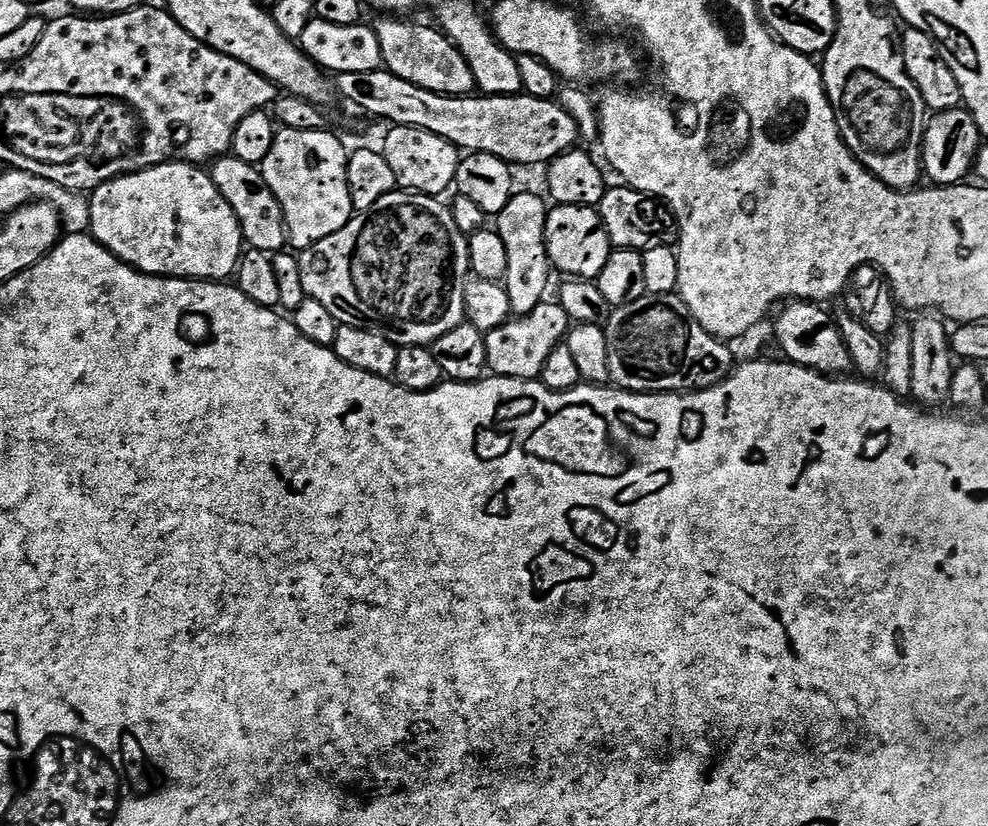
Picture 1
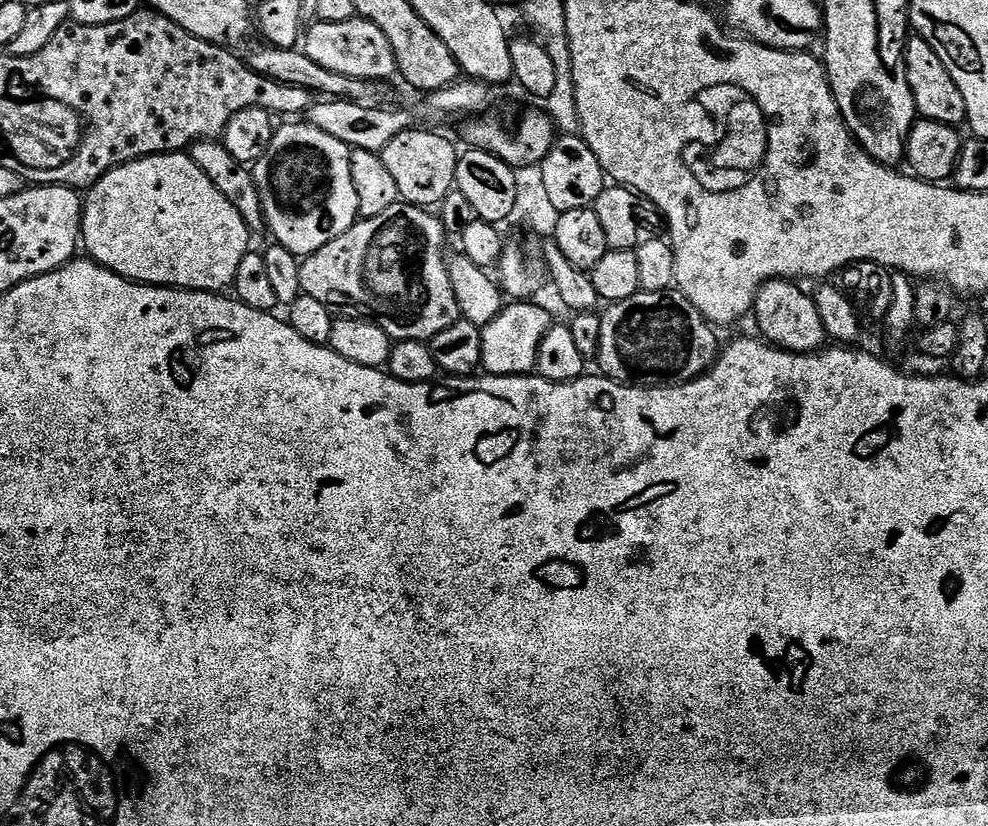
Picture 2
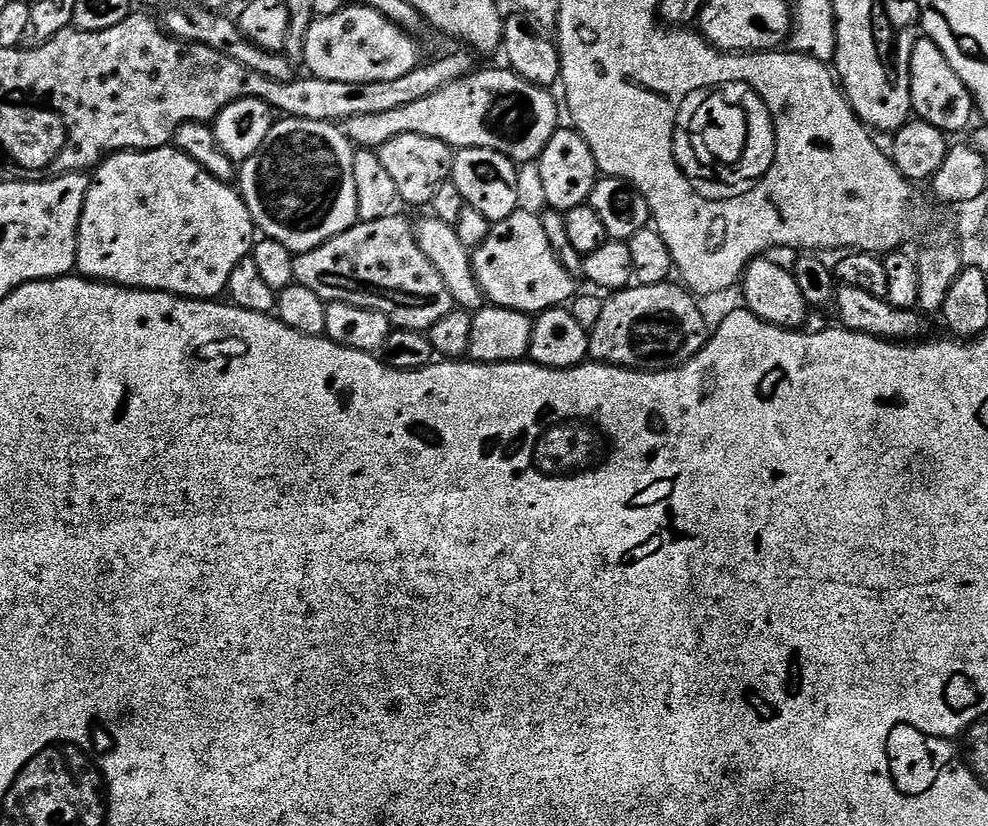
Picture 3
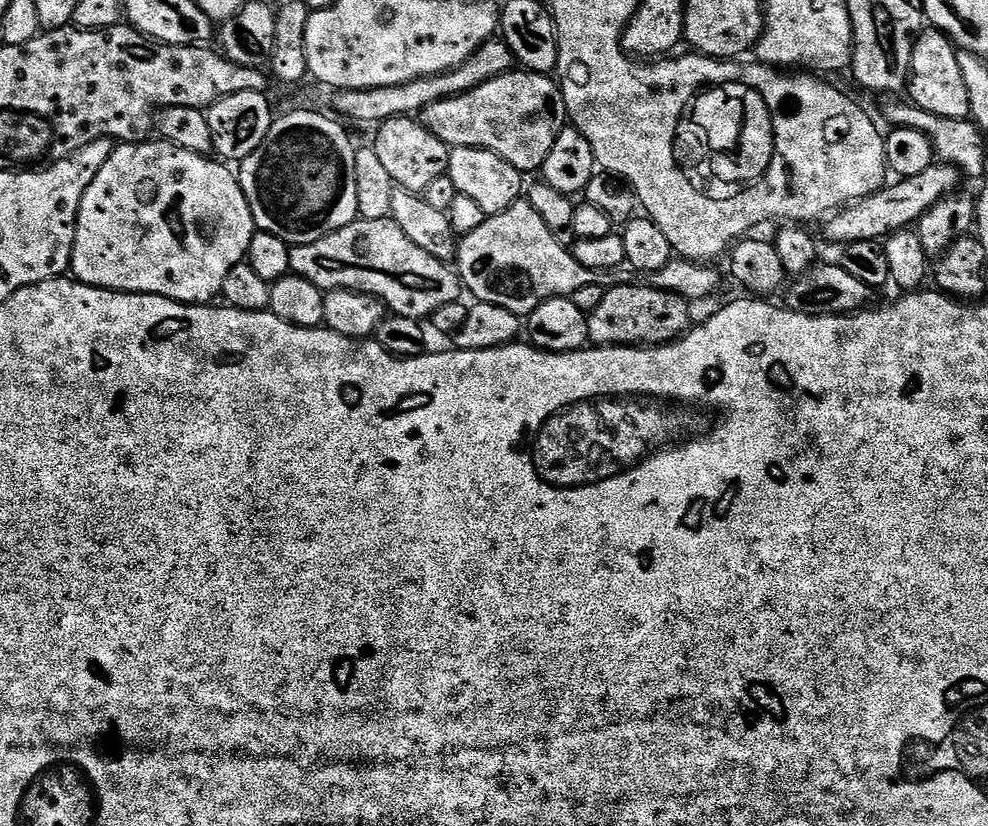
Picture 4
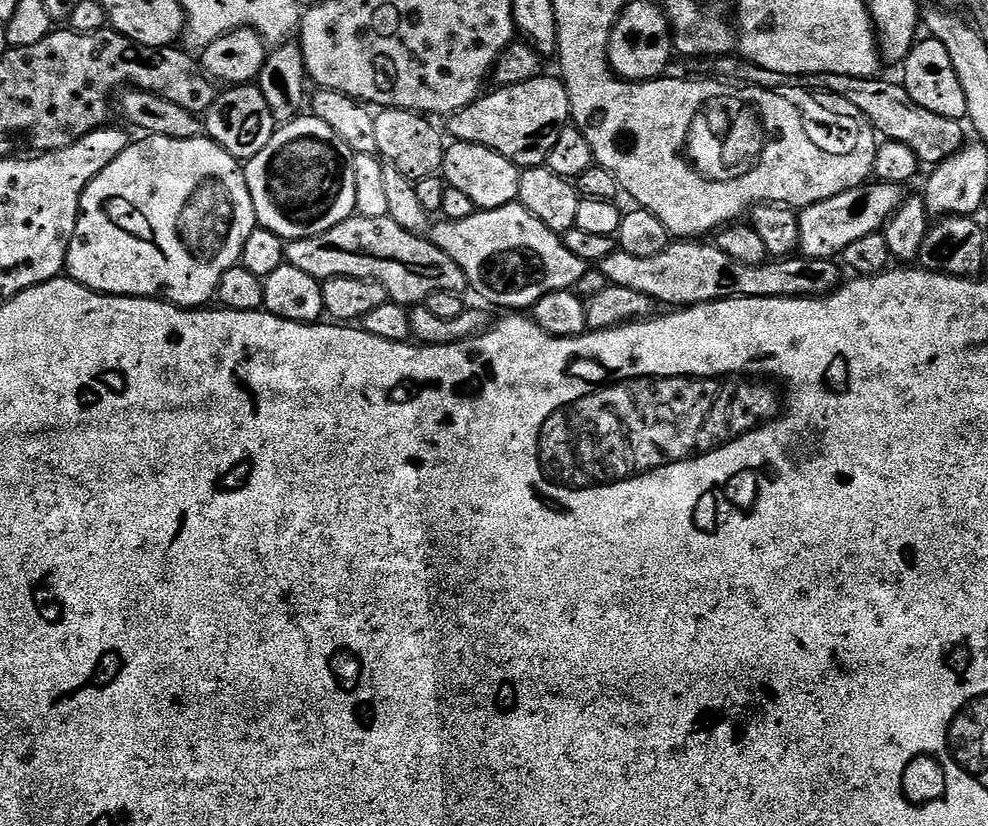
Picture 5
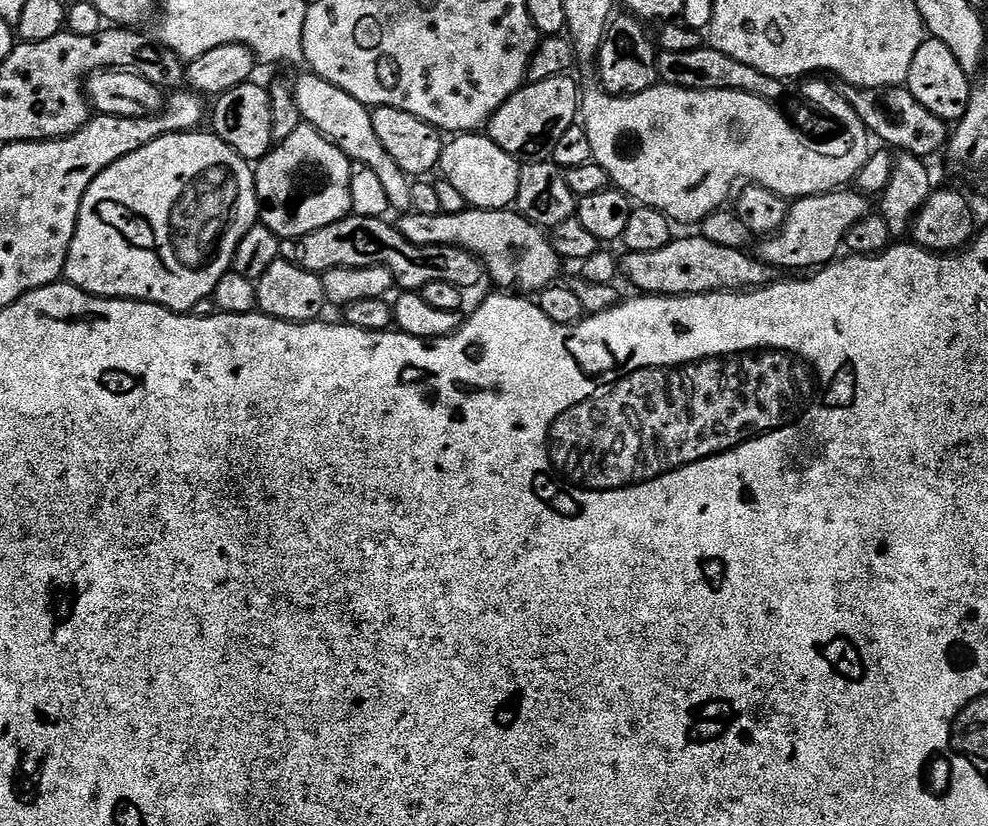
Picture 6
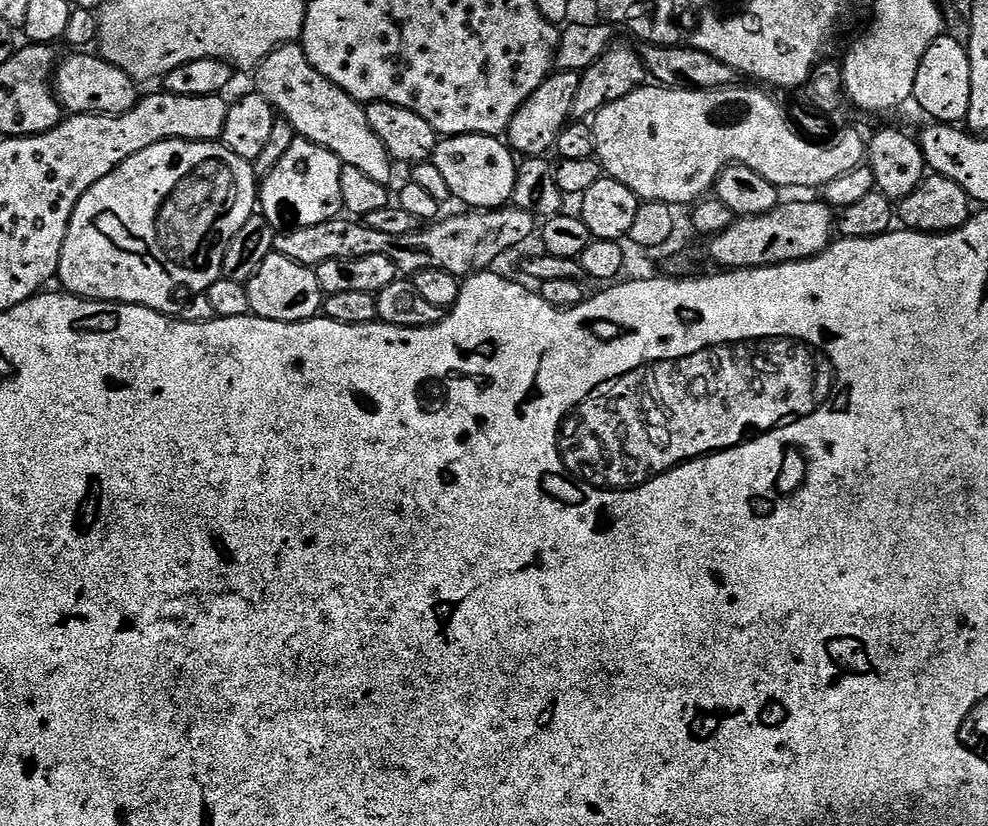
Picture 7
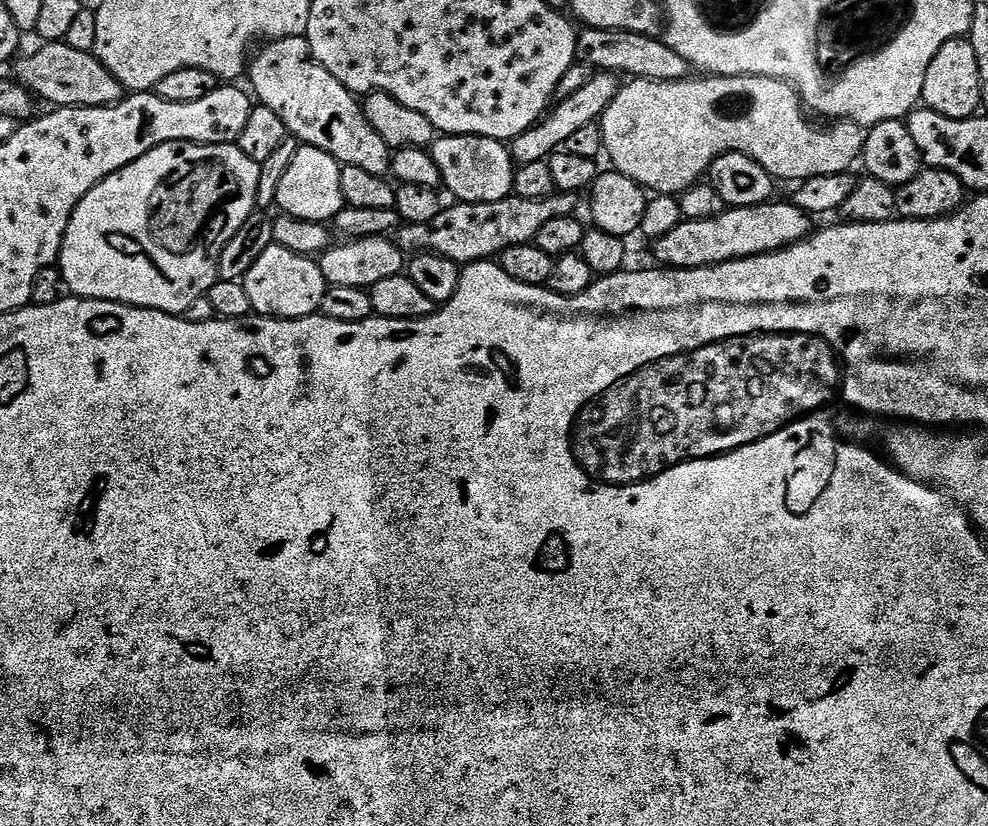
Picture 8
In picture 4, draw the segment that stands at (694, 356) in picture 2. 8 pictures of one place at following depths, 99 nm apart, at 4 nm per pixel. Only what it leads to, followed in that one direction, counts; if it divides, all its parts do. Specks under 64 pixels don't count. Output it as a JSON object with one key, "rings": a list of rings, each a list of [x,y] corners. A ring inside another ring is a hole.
{"rings":[[[621,282],[615,288],[607,289],[602,303],[593,312],[588,313],[588,339],[593,345],[601,348],[670,344],[680,339],[689,328],[693,327],[694,319],[692,320],[692,312],[688,308],[691,308],[689,301],[673,292],[651,286],[639,288],[636,284]]]}

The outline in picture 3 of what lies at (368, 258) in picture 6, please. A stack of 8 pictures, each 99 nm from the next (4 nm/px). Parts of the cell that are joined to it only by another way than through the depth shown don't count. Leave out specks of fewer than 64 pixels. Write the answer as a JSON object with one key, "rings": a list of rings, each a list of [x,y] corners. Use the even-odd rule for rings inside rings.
{"rings":[[[393,214],[377,220],[358,222],[350,230],[338,234],[333,240],[327,240],[309,252],[301,252],[294,259],[294,281],[314,290],[326,302],[346,302],[370,310],[378,310],[390,318],[393,329],[406,332],[427,333],[447,312],[453,311],[450,290],[442,282],[442,274],[430,266],[430,258],[422,254],[416,241],[413,221],[401,214]]]}

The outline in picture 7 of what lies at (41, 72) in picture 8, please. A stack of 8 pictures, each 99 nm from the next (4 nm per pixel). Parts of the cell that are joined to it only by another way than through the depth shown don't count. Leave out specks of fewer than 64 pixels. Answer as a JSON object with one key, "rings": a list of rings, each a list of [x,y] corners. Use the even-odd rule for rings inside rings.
{"rings":[[[72,54],[68,61],[61,63],[54,72],[56,99],[68,114],[86,116],[121,116],[134,110],[140,103],[141,93],[136,93],[137,81],[118,66],[105,60],[99,54]],[[64,64],[64,65],[63,65]]]}

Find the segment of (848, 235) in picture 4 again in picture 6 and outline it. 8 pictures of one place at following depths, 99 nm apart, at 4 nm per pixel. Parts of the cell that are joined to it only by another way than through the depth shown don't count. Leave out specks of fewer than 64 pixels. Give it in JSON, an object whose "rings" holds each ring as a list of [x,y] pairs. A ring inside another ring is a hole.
{"rings":[[[855,190],[824,192],[821,196],[804,196],[801,200],[791,201],[784,225],[774,235],[759,241],[759,260],[777,270],[819,270],[833,263],[841,255],[842,245],[850,228],[869,216],[868,204],[869,197]]]}

